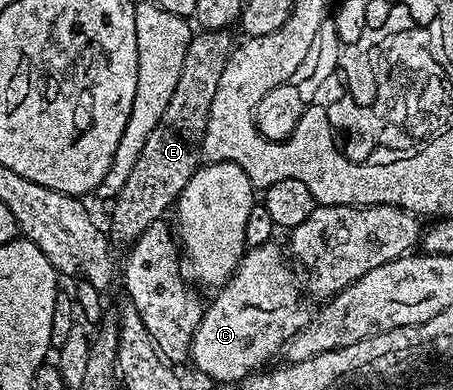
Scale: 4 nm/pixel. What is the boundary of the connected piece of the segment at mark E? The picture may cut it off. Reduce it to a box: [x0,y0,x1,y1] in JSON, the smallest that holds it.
[108,29,234,246]

